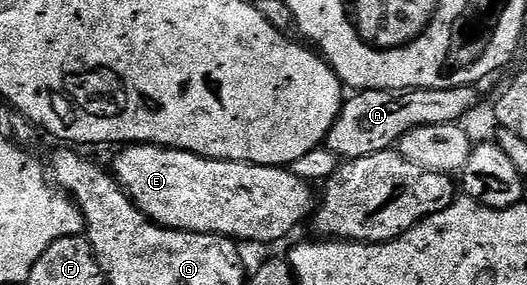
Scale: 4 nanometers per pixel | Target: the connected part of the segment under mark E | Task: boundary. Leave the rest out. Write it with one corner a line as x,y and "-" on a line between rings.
130,144
114,158
112,173
122,185
126,195
138,205
138,209
150,219
151,222
158,223
159,226
167,226
170,230
187,230
188,232
200,232
201,234
223,234
225,238
233,238
239,243
245,242
278,242
281,238
286,238
302,221
309,219
316,209
316,190
311,183
305,182
300,176
294,174
293,169
281,166
253,166
247,162
221,162
211,158
201,158
192,152
183,150
169,150
167,146
143,146
141,144

